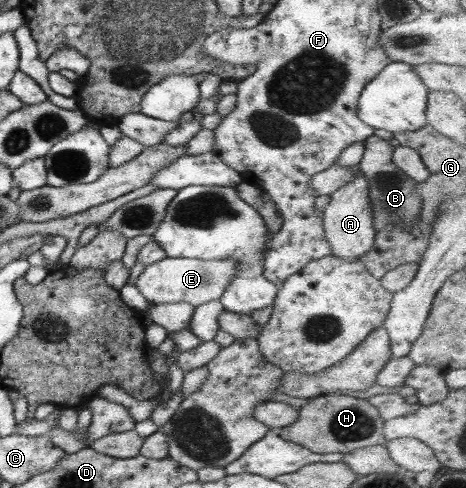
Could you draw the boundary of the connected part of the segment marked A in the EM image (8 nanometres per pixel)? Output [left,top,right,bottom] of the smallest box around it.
[322,172,376,260]

